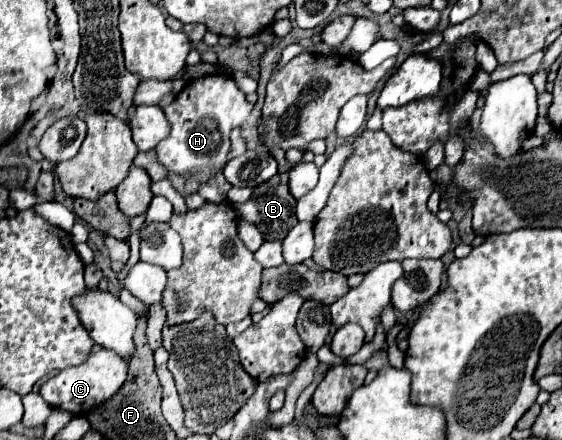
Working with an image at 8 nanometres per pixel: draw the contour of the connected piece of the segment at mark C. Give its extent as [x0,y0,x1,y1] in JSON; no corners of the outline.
[40,350,128,416]

